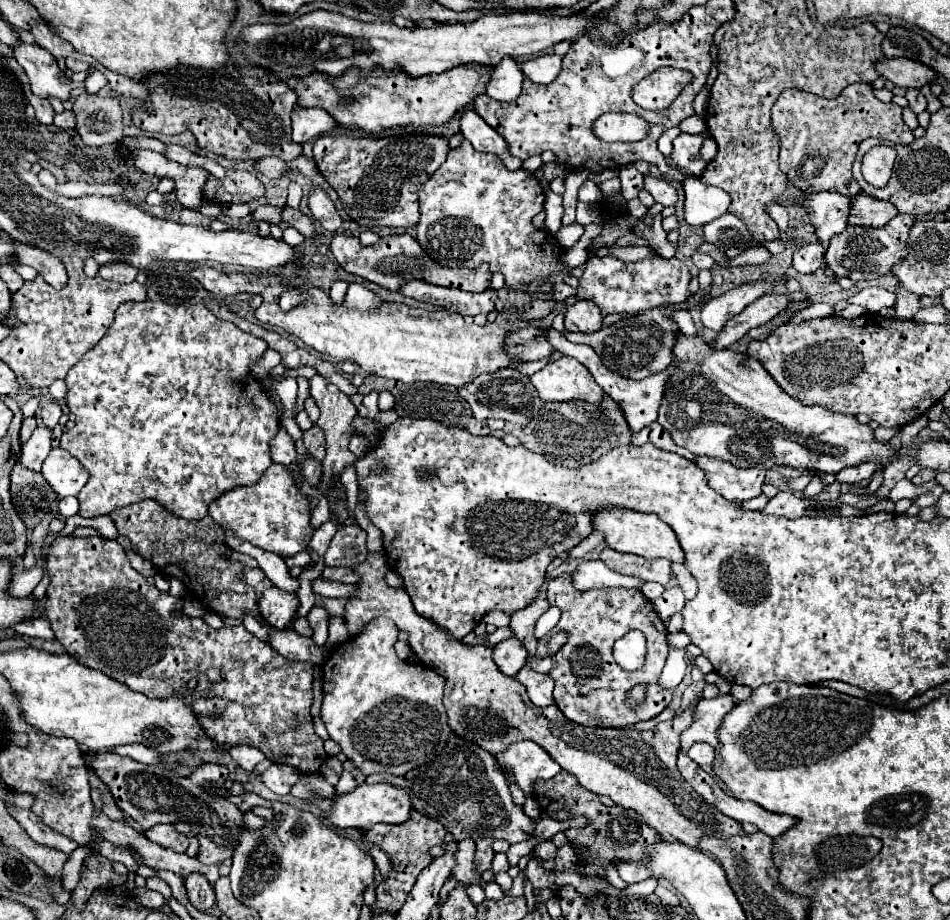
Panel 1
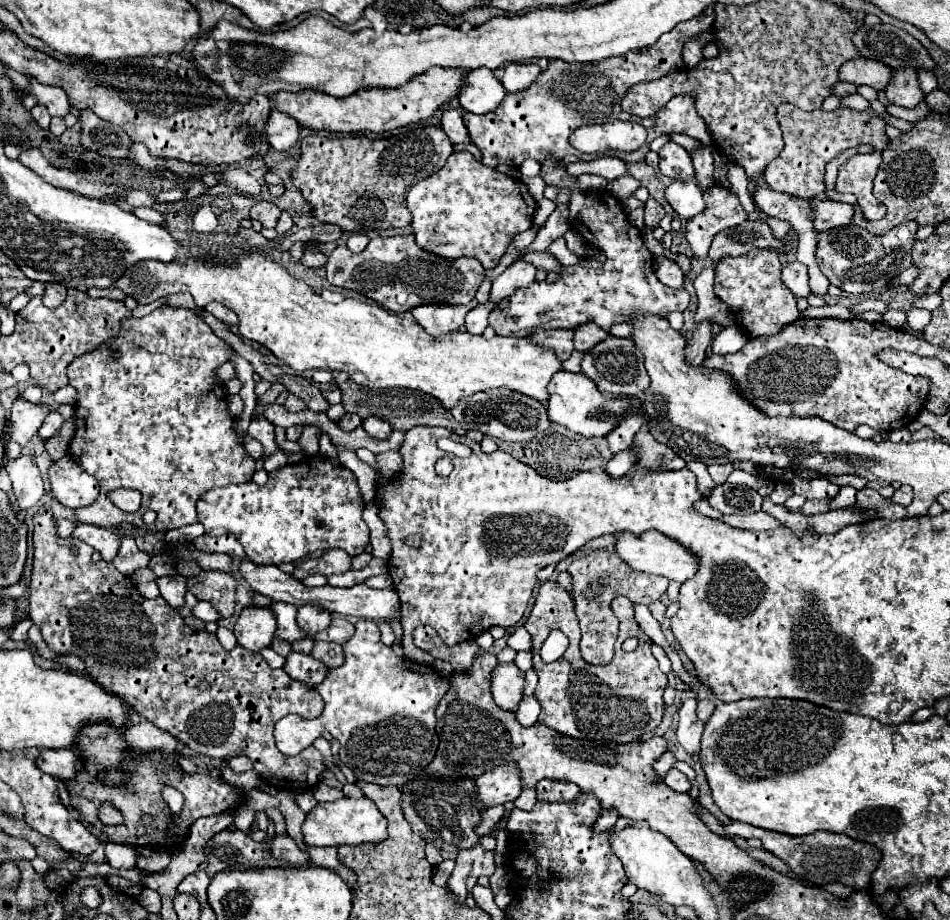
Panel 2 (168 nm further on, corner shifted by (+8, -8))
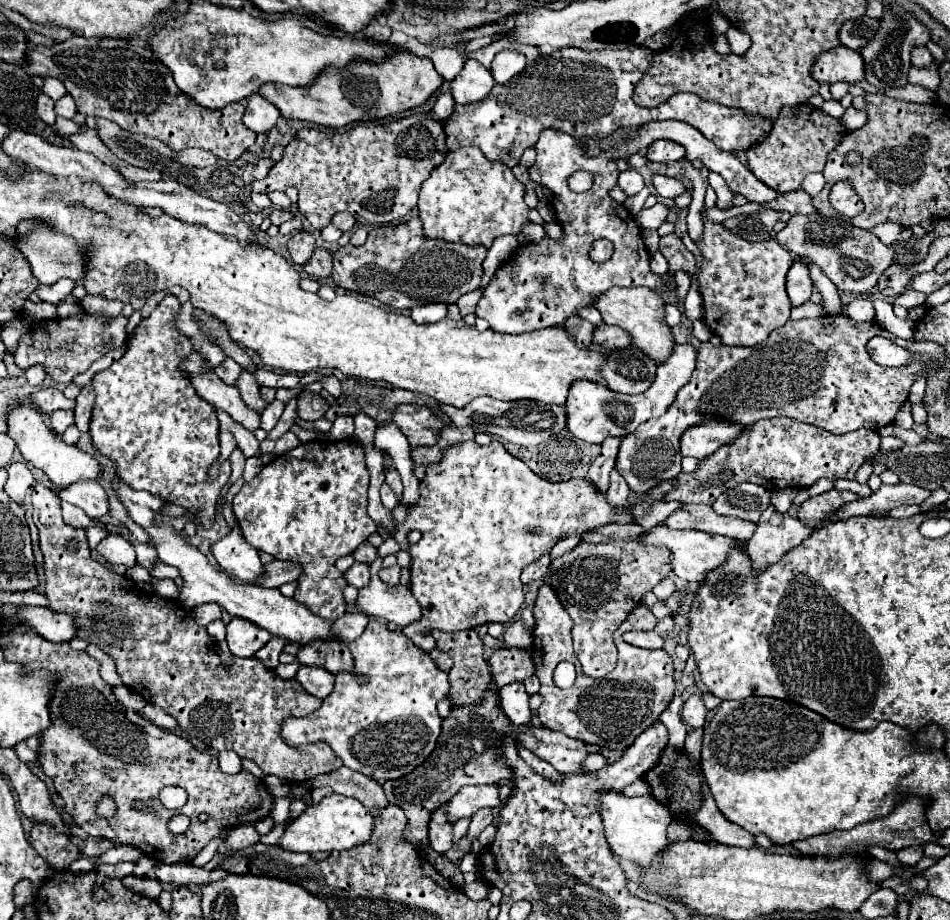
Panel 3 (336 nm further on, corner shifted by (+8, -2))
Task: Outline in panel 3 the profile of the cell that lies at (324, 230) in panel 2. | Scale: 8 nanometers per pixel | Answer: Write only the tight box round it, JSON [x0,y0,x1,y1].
[331,212,355,232]

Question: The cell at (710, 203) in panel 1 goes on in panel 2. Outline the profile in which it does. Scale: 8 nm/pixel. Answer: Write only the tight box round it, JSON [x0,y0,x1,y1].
[665,180,705,222]

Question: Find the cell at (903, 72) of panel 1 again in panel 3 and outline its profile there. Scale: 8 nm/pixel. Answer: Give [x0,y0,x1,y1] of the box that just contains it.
[811,46,865,84]

